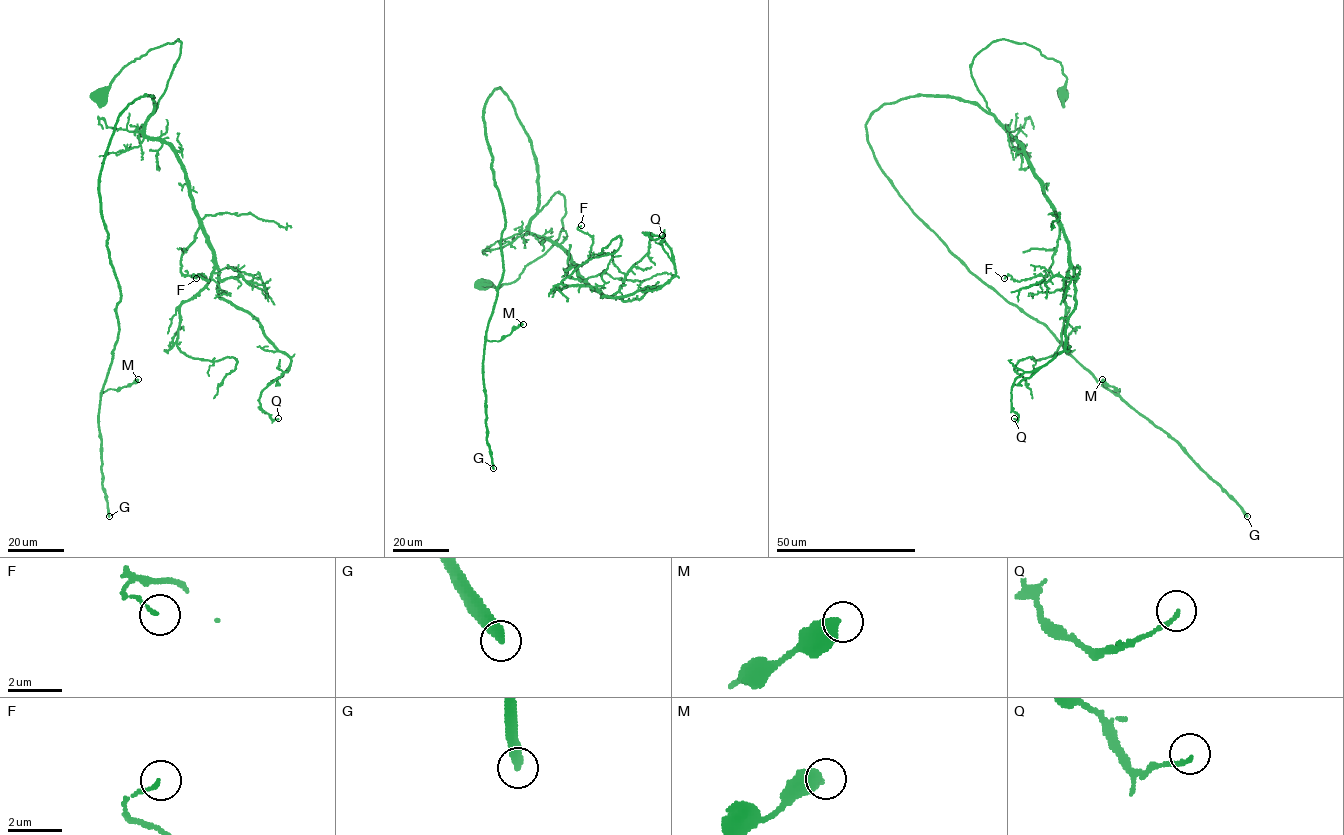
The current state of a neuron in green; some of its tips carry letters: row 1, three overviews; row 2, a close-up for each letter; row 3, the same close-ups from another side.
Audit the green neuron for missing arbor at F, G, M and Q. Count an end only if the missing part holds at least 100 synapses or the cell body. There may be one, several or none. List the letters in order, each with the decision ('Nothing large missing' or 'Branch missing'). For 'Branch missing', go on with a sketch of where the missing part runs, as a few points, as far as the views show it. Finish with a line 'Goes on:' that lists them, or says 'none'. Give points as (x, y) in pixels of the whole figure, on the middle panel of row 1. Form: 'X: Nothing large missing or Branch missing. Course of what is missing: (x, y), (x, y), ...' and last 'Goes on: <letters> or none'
F: Nothing large missing
G: Branch missing
M: Nothing large missing
Q: Nothing large missing
Goes on: G

